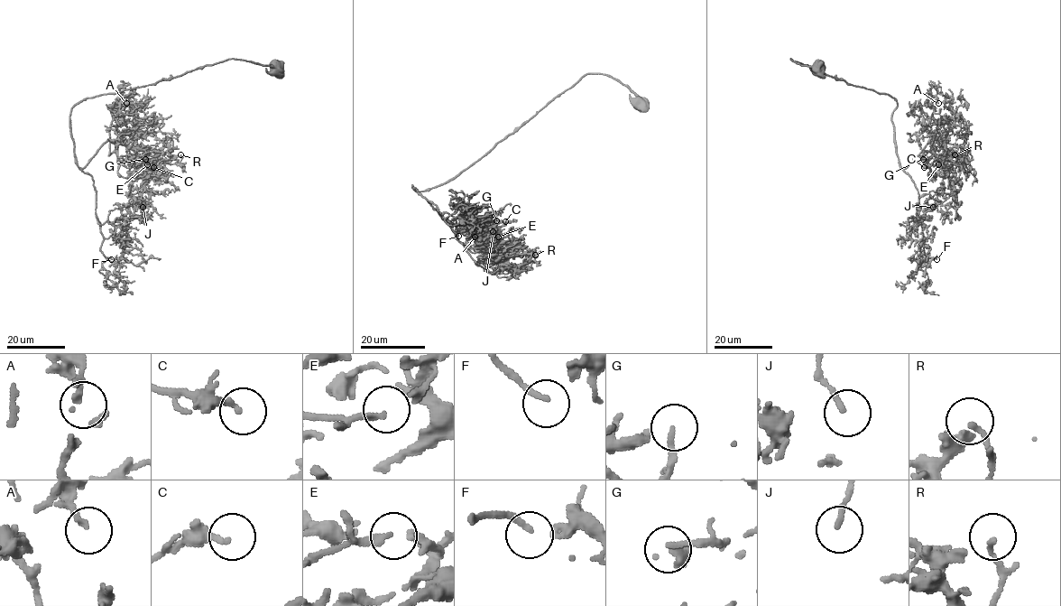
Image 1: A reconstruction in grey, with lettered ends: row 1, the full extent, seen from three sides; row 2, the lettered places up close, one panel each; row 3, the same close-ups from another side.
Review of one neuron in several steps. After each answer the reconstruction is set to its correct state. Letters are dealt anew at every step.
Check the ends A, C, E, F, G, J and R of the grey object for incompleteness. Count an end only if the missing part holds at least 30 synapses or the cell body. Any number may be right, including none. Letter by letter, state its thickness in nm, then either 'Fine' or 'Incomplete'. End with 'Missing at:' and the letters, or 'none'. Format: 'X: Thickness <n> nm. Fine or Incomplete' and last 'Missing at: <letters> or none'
A: Thickness 130 nm. Fine
C: Thickness 200 nm. Fine
E: Thickness 130 nm. Fine
F: Thickness 120 nm. Incomplete
G: Thickness 180 nm. Fine
J: Thickness 150 nm. Fine
R: Thickness 150 nm. Fine
Missing at: F

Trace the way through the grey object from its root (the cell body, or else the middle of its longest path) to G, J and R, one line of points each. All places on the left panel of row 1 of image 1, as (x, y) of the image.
G: (277, 68), (227, 59), (85, 98), (71, 109), (78, 167), (107, 141), (119, 158), (145, 159)
J: (277, 68), (227, 59), (73, 107), (77, 164), (82, 168), (111, 141), (118, 173), (142, 195), (143, 207)
R: (277, 68), (227, 59), (71, 109), (81, 168), (107, 141), (131, 153), (152, 148), (171, 163), (180, 154)

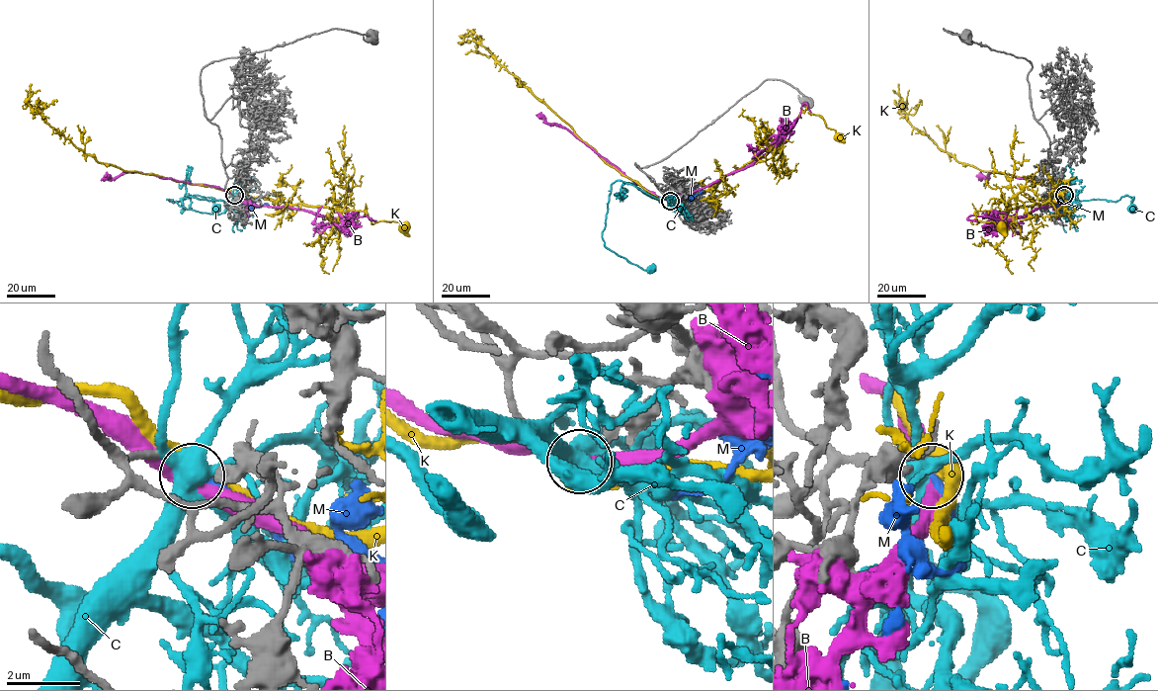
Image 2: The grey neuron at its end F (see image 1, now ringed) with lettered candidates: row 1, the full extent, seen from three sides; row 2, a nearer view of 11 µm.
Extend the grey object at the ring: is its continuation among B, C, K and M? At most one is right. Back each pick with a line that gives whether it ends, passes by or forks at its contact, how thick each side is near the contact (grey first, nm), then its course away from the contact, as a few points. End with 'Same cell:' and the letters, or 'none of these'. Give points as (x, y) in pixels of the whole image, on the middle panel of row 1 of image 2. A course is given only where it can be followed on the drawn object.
M: It ends there. Thickness 130 nm (grey) against 190 nm. Its course: (670, 200), (692, 200), (703, 191)
Same cell: M

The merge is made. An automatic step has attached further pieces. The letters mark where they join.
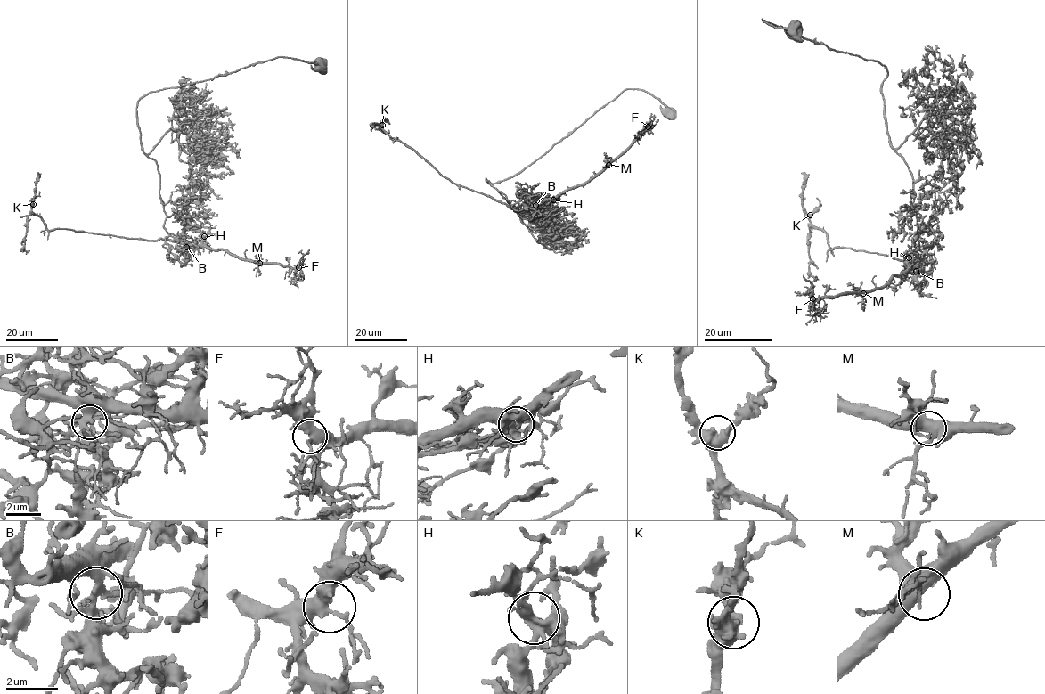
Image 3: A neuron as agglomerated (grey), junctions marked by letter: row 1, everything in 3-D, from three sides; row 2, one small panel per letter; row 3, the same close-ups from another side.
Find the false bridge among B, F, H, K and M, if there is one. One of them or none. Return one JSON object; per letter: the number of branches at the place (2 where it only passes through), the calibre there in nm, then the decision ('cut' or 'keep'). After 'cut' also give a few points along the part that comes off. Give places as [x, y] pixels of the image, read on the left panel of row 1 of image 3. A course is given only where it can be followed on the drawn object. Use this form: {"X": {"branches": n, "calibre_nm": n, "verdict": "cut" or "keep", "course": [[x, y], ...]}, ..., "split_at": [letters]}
{"B": {"branches": 5, "calibre_nm": 280, "verdict": "keep"}, "F": {"branches": 4, "calibre_nm": 400, "verdict": "keep"}, "H": {"branches": 5, "calibre_nm": 440, "verdict": "cut", "course": [[204, 236], [195, 245], [65, 229], [49, 231], [40, 216], [31, 214], [23, 249], [29, 250]]}, "K": {"branches": 4, "calibre_nm": 440, "verdict": "keep"}, "M": {"branches": 5, "calibre_nm": 480, "verdict": "keep"}, "split_at": ["H"]}

